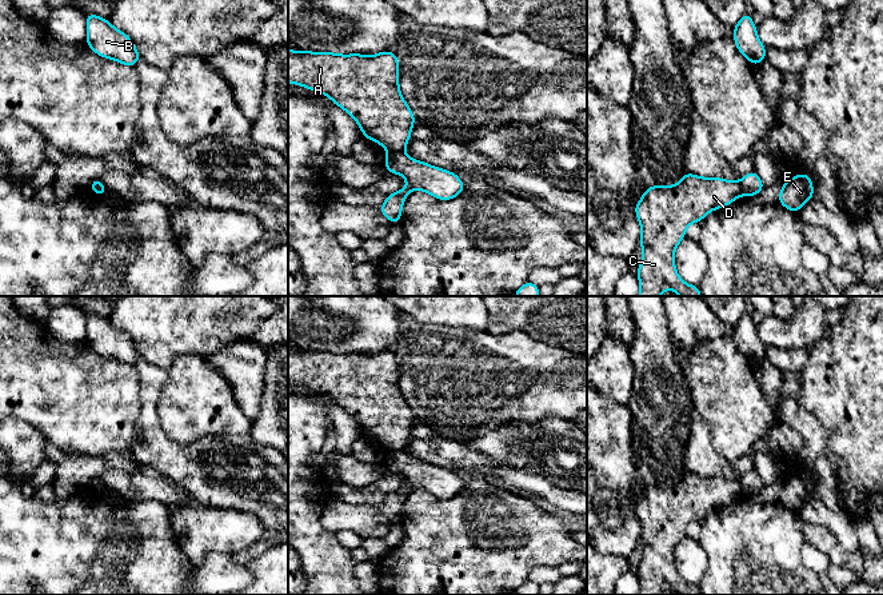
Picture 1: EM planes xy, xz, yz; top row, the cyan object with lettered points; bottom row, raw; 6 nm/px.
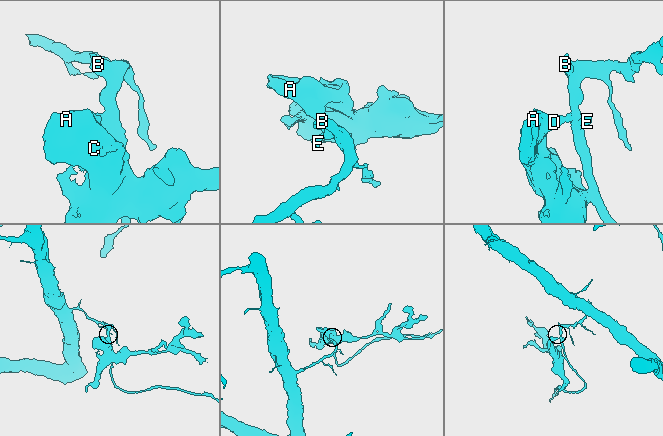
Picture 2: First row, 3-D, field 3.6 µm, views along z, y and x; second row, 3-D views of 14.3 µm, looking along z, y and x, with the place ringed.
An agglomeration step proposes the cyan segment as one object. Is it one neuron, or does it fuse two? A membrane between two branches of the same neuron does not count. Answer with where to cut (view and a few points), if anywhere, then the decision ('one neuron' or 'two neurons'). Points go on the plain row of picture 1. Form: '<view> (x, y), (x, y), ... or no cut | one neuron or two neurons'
xz (402, 448), (388, 451) | two neurons

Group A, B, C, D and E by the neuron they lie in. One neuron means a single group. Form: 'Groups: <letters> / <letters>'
Groups: A C D / B E

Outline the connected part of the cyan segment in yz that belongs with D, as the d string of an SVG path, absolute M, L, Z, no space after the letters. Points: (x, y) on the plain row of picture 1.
M684 472L676 484L651 484L635 504L635 514L640 520L640 546L643 559L638 566L640 591L638 595L660 595L667 587L680 595L702 595L698 584L690 584L678 574L674 560L675 547L686 536L686 527L698 522L707 512L730 504L743 494L740 482L720 476L702 476Z

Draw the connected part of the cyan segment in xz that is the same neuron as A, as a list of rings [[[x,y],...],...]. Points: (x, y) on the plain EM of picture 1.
[[[288,347],[288,382],[328,395],[333,403],[355,418],[363,436],[379,442],[387,451],[400,451],[407,446],[416,419],[401,396],[399,358],[393,350],[364,355],[361,352],[293,351]]]

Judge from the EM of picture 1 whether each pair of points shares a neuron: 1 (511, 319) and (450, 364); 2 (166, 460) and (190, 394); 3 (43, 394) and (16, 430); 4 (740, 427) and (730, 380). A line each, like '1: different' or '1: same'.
1: different
2: different
3: different
4: same

